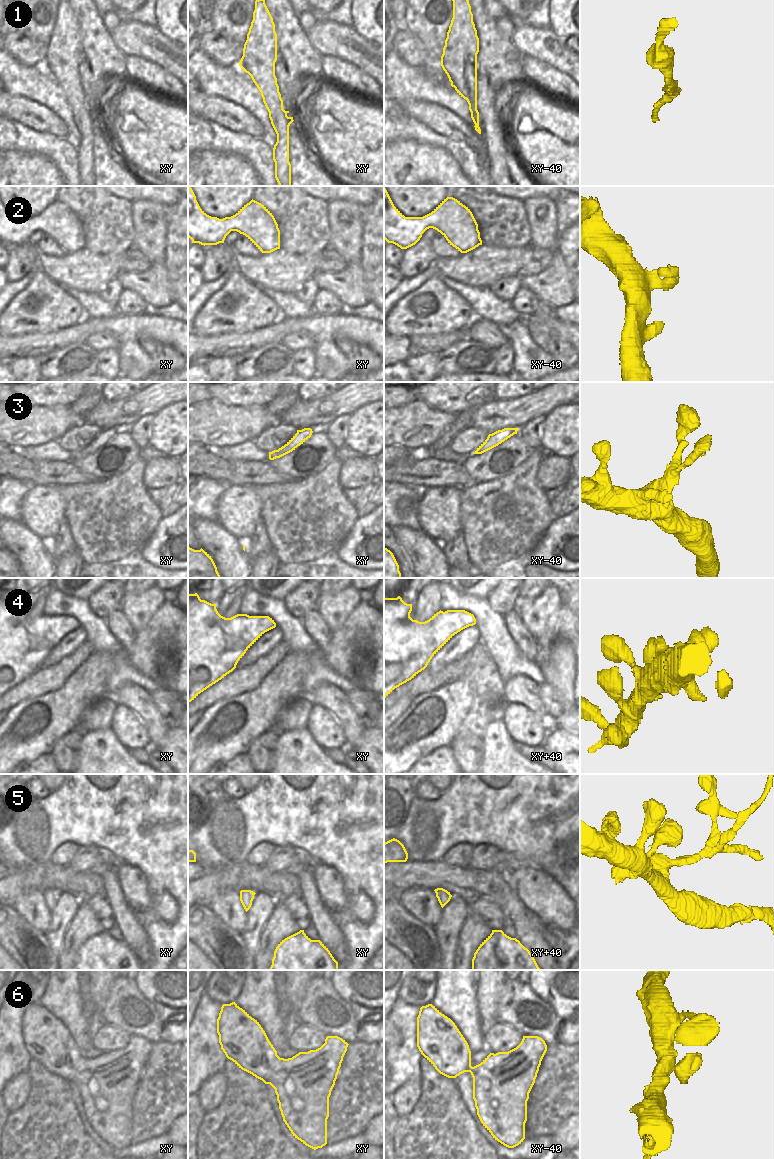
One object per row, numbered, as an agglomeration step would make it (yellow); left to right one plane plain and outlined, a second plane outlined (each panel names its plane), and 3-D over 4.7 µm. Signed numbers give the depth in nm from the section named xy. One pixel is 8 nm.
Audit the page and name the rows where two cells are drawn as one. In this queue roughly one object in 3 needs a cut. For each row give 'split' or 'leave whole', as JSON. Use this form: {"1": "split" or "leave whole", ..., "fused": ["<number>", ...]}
{"1": "leave whole", "2": "leave whole", "3": "leave whole", "4": "leave whole", "5": "split", "6": "leave whole", "fused": ["5"]}

